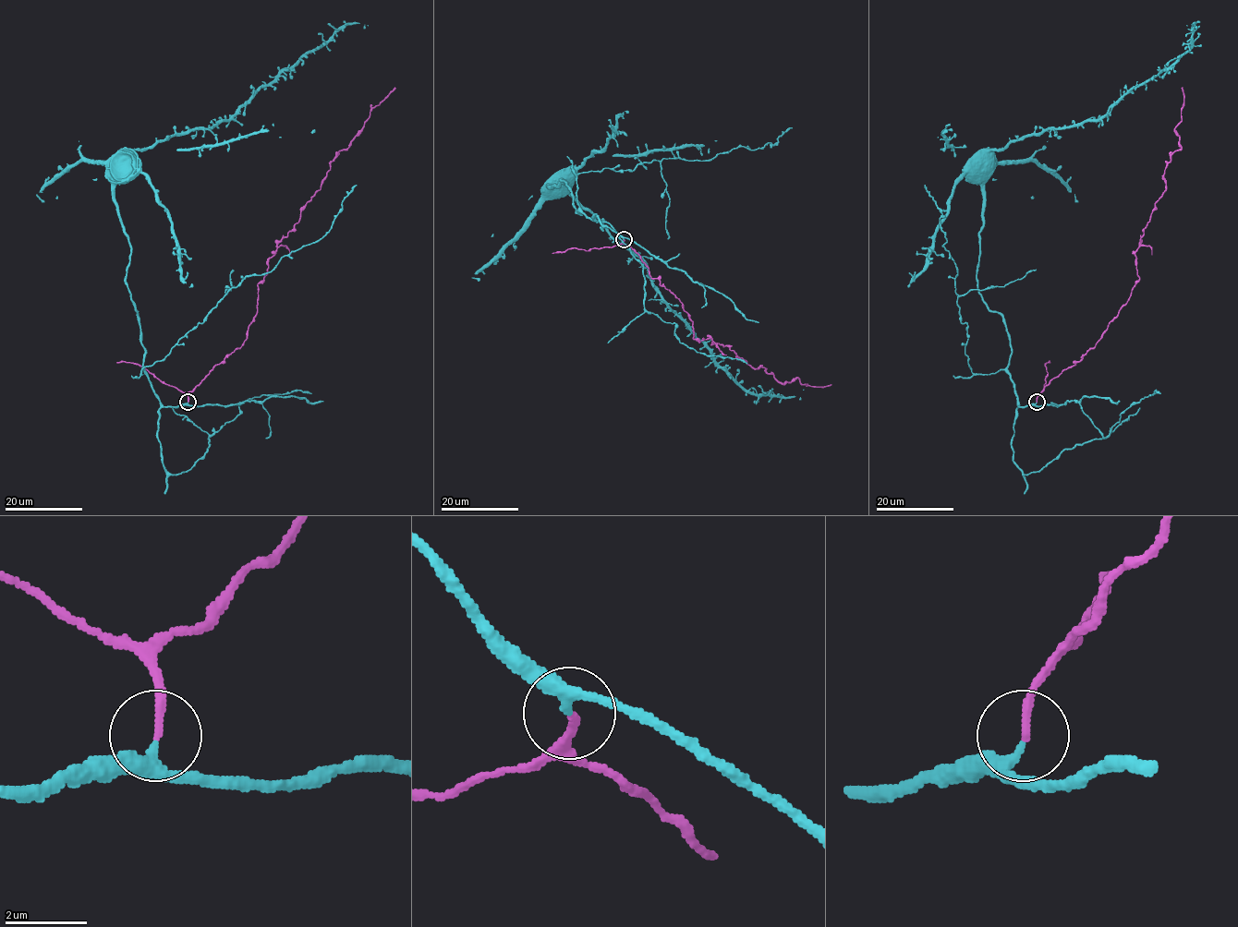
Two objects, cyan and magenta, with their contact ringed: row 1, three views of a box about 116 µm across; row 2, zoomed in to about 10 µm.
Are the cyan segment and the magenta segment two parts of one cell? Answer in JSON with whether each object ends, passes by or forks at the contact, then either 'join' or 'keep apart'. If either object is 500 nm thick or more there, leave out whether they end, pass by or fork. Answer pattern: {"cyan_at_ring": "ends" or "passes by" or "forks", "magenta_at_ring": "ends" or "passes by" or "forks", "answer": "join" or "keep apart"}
{"cyan_at_ring": "passes by", "magenta_at_ring": "ends", "answer": "join"}

